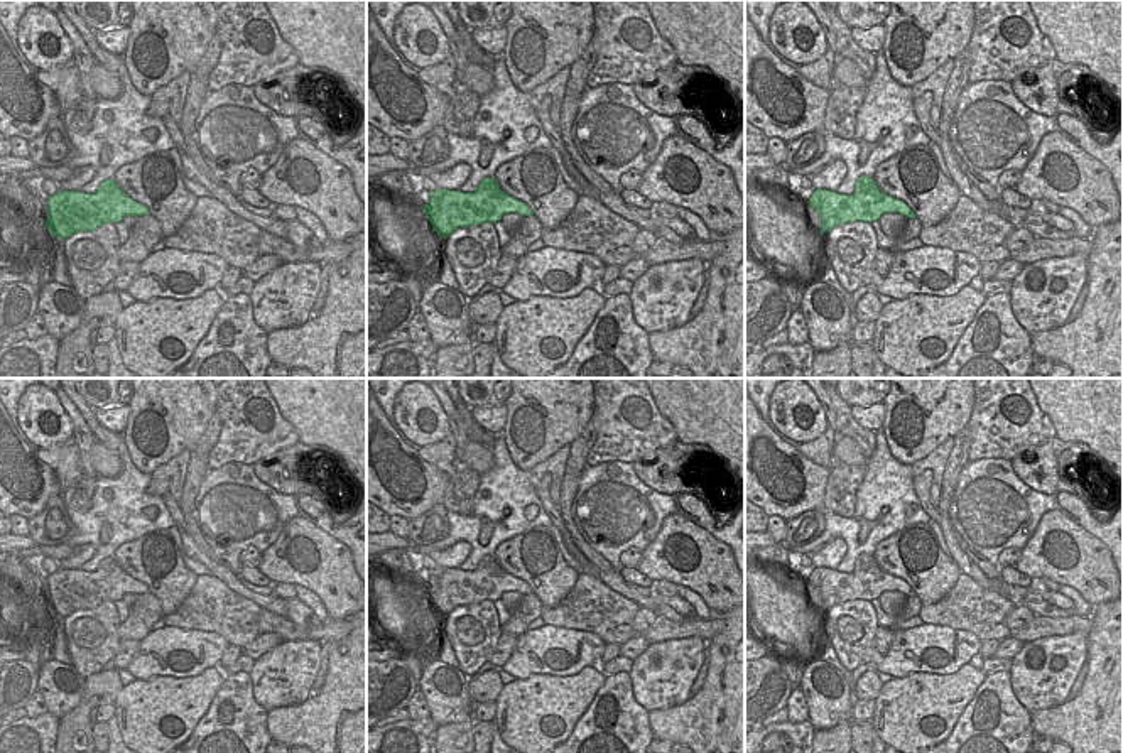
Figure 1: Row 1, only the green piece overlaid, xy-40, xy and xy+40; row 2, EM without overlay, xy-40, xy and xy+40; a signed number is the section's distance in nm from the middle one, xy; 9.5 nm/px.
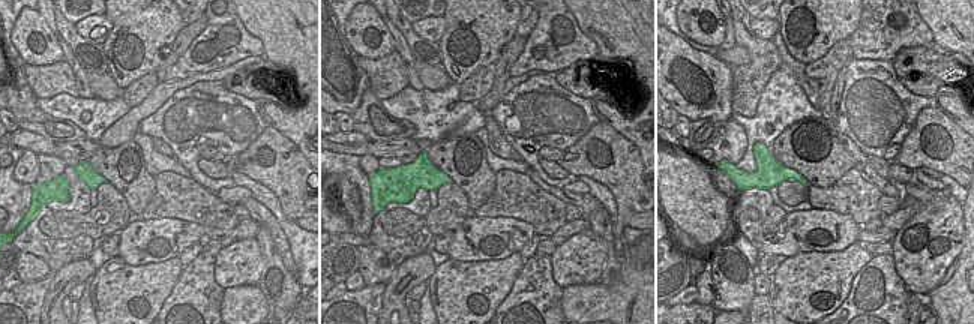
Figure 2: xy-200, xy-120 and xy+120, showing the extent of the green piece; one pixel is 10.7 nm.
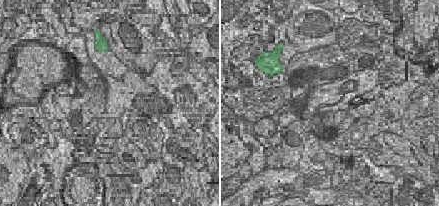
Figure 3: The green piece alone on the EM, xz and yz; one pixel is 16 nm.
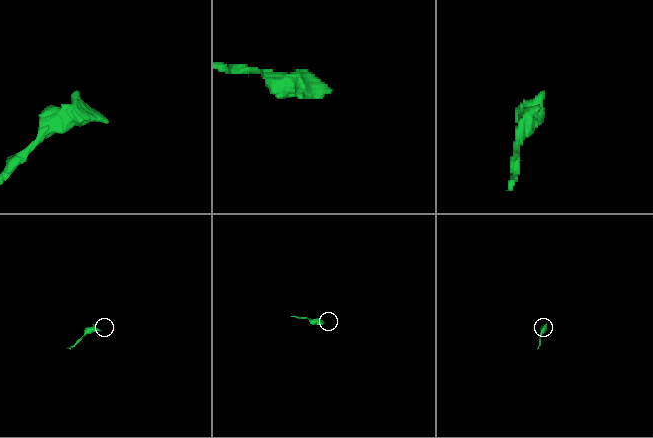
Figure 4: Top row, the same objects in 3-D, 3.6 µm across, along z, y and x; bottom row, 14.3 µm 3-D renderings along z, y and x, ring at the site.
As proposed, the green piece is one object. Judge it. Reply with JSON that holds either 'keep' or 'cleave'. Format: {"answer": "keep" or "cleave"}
{"answer": "cleave"}

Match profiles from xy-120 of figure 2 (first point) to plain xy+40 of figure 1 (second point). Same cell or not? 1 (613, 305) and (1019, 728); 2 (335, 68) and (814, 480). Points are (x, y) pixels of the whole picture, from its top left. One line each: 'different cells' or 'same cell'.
1: different cells
2: same cell

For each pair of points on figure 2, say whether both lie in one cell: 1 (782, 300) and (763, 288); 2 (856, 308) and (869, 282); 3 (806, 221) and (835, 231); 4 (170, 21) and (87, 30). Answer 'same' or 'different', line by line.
1: different
2: same
3: same
4: different

